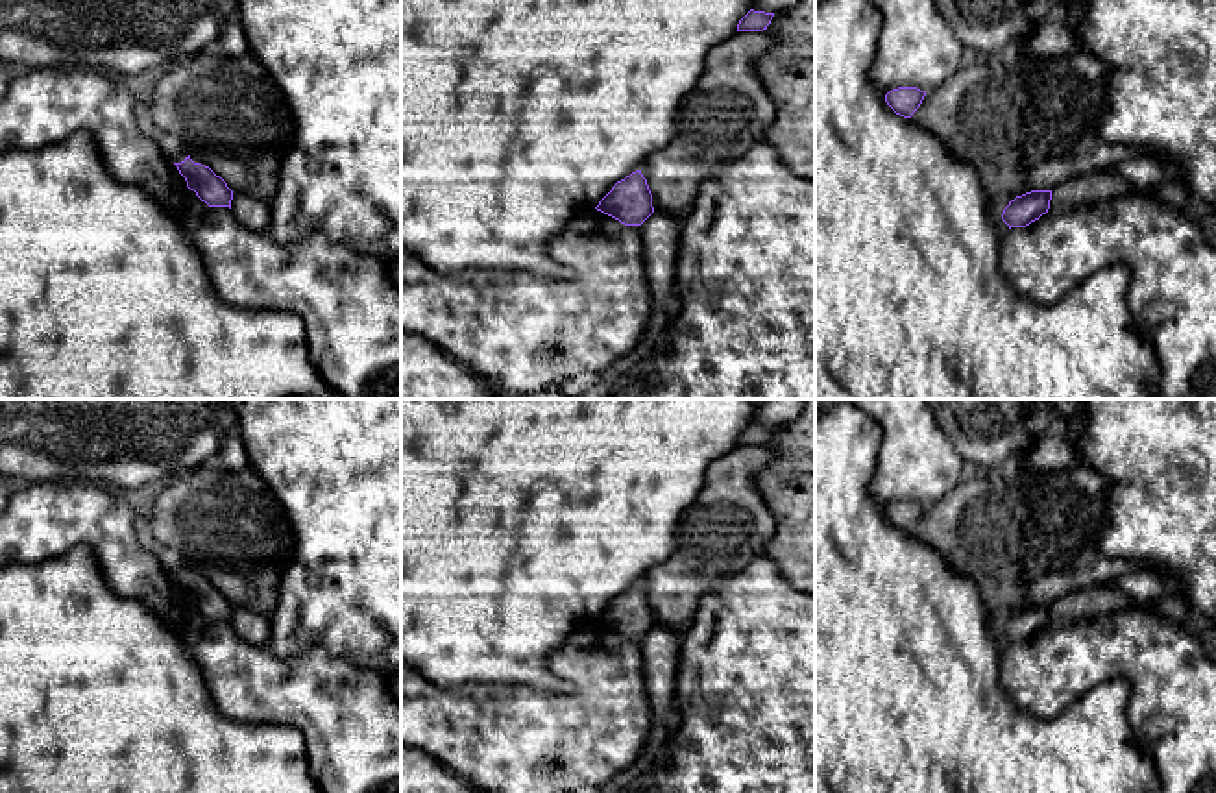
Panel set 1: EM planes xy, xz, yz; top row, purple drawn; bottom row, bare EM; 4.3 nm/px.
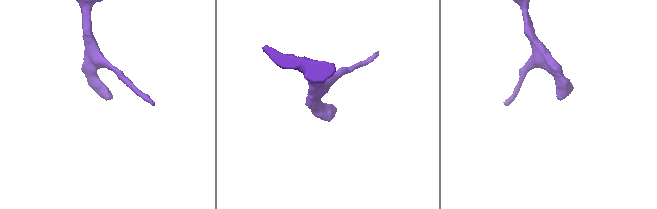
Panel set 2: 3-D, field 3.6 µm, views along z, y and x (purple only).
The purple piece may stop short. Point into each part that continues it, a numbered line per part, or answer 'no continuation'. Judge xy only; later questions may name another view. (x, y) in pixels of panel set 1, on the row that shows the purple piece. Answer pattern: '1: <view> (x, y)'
no continuation

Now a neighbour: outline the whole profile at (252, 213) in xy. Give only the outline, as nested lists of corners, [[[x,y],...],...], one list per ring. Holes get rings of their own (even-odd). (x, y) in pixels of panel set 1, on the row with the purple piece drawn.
[[[233,192],[231,211],[248,229],[264,233],[270,227],[270,203],[249,194]]]

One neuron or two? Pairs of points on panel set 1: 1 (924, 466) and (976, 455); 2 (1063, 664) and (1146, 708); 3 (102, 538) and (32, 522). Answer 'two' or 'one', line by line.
1: two
2: one
3: one

